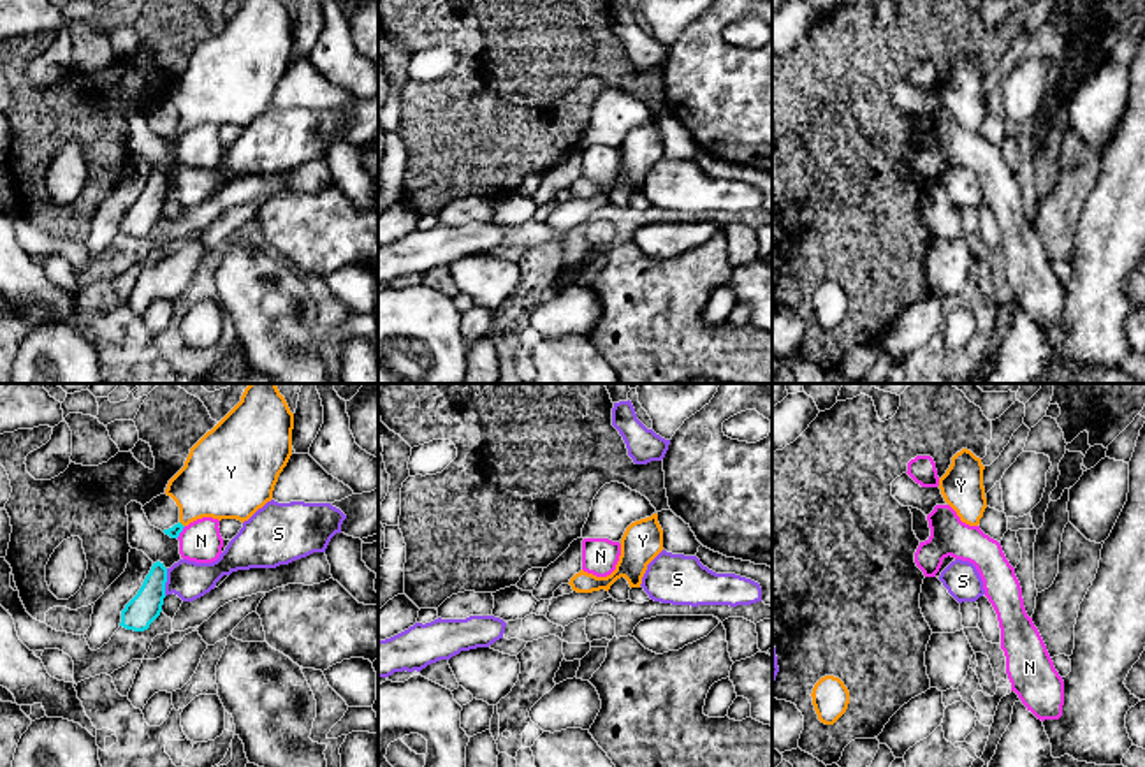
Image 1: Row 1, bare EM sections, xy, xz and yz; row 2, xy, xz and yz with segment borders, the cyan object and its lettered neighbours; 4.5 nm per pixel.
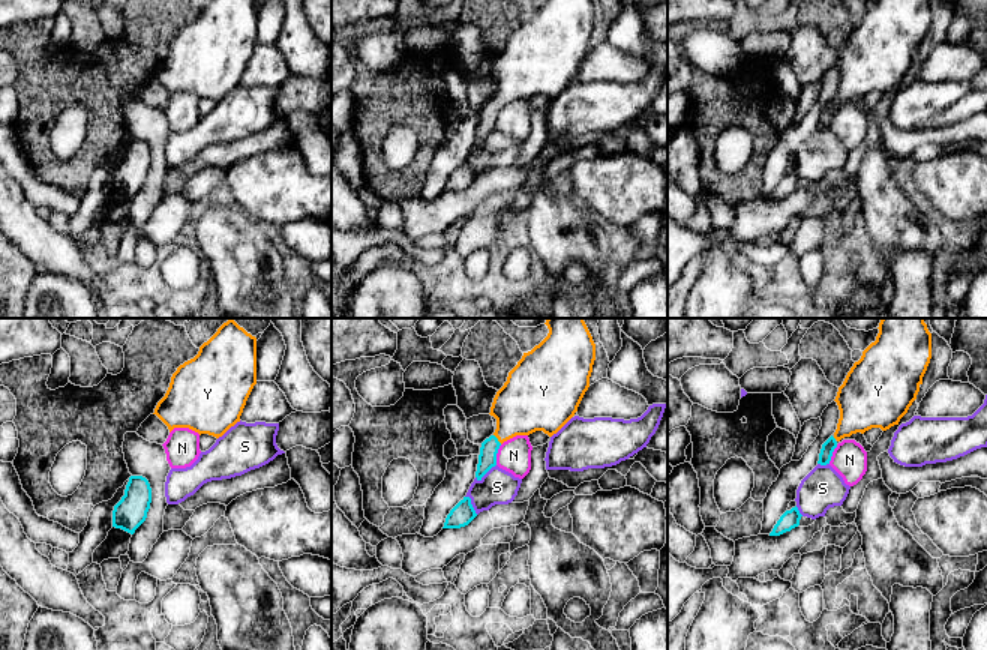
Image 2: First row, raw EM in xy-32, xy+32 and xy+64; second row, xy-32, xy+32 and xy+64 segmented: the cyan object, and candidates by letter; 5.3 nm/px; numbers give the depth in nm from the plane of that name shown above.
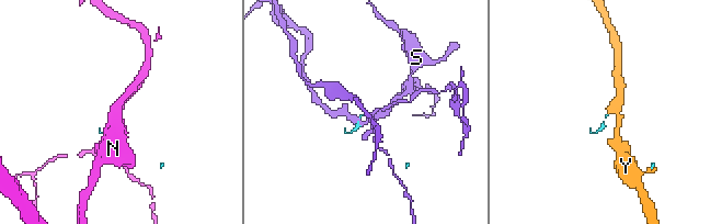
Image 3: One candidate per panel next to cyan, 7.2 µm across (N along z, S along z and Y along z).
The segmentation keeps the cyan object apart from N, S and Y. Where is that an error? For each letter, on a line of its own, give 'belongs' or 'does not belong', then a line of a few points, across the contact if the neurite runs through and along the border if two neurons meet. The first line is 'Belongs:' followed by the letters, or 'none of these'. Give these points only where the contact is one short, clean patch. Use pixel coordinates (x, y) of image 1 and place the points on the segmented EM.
Belongs: Y
N: does not belong; line xy (185, 526), (176, 537)
S: does not belong; line xy (167, 569), (164, 595)
Y: belongs

